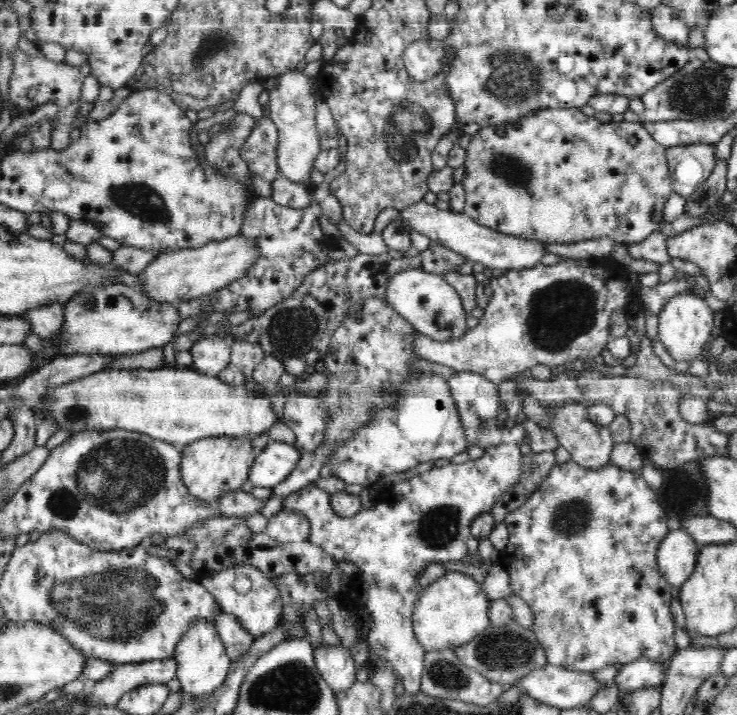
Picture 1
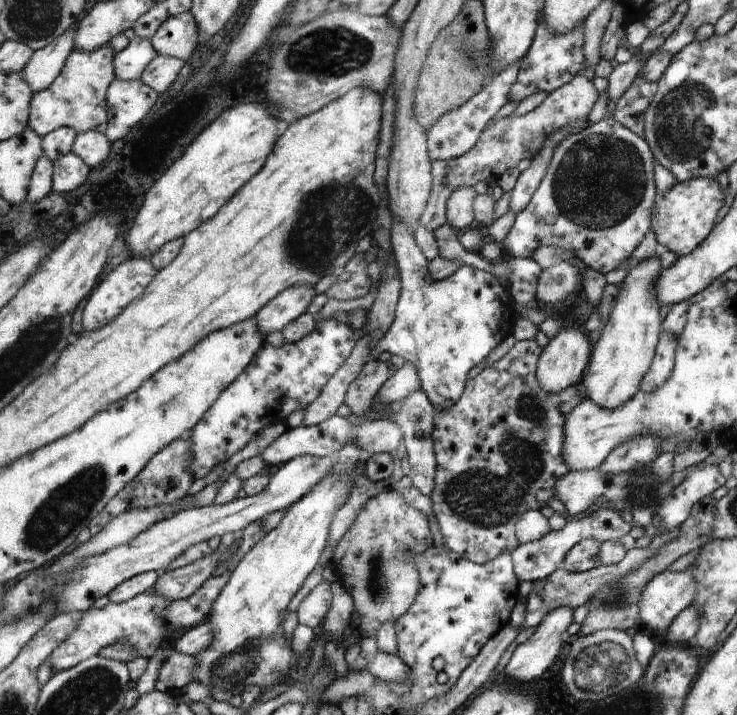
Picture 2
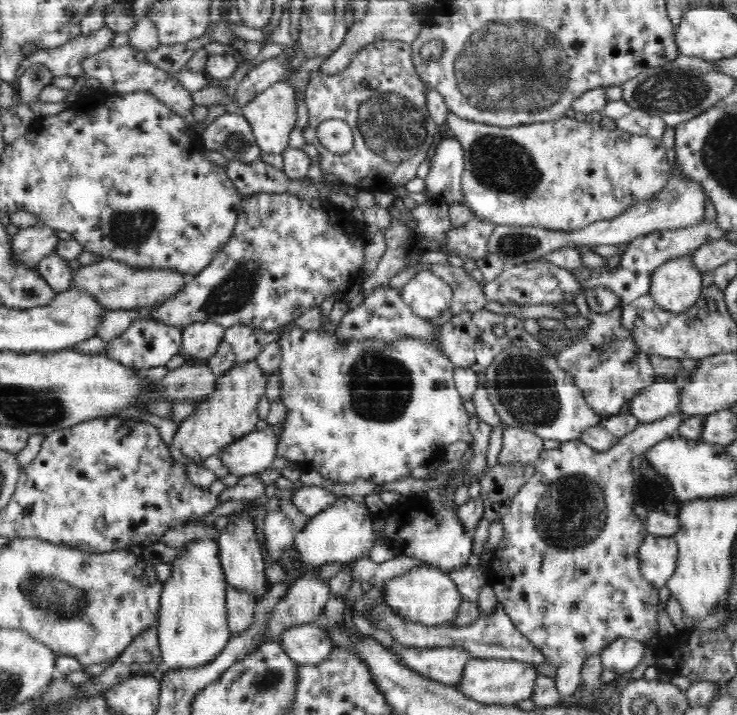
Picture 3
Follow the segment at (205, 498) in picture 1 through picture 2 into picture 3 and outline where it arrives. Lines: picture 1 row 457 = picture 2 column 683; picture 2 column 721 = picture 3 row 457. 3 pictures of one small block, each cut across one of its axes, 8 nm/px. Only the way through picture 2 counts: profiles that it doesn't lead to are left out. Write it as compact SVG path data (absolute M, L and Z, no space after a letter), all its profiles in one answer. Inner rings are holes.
M256 360L243 366L236 364L231 370L228 370L226 375L216 377L214 394L208 394L208 398L200 400L195 413L187 416L178 424L180 426L172 442L174 448L178 448L184 456L192 458L191 462L194 464L202 465L202 461L206 460L208 456L221 454L227 447L234 444L236 440L242 439L256 431L256 424L259 420L257 413L258 403L260 402L260 397L265 394L267 377L267 374L262 373L262 369L256 365Z

